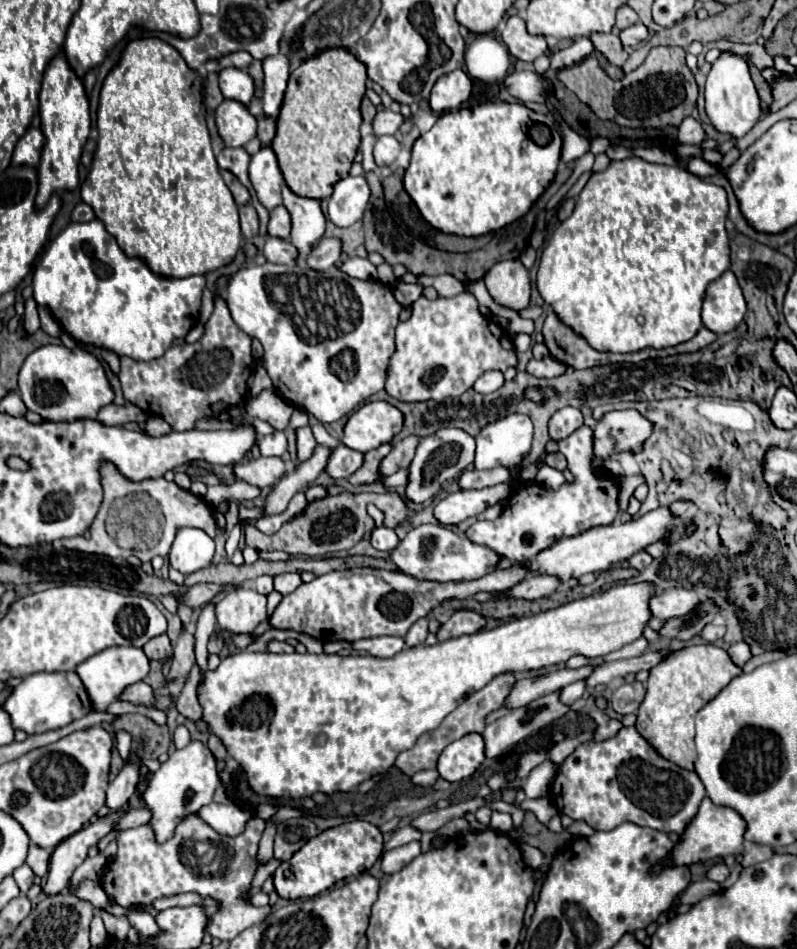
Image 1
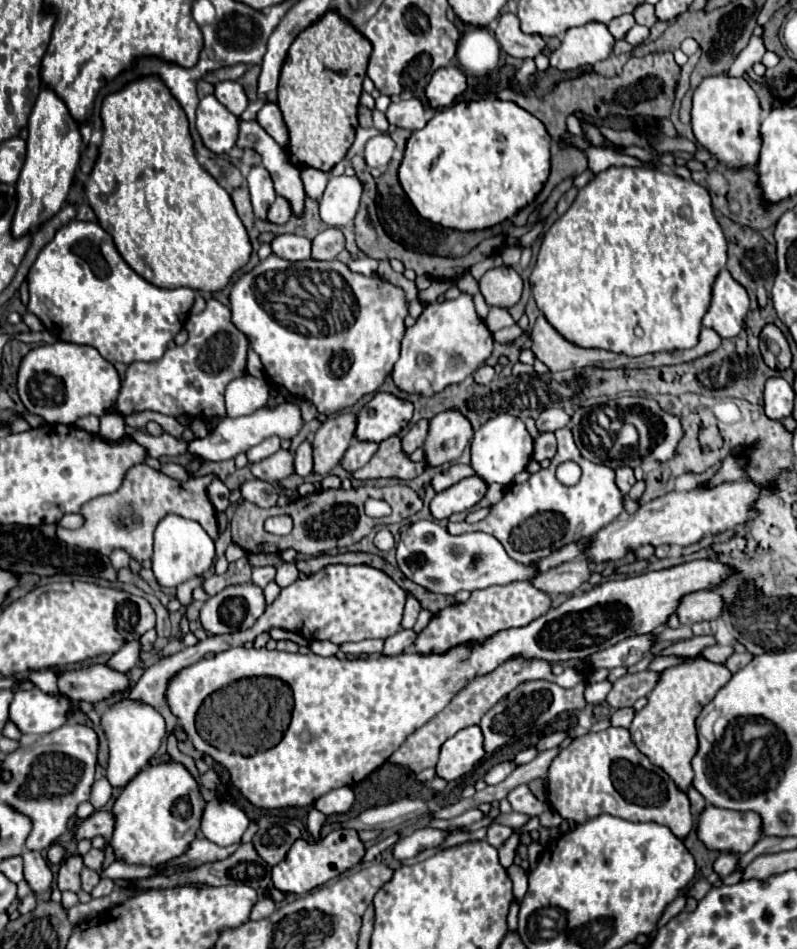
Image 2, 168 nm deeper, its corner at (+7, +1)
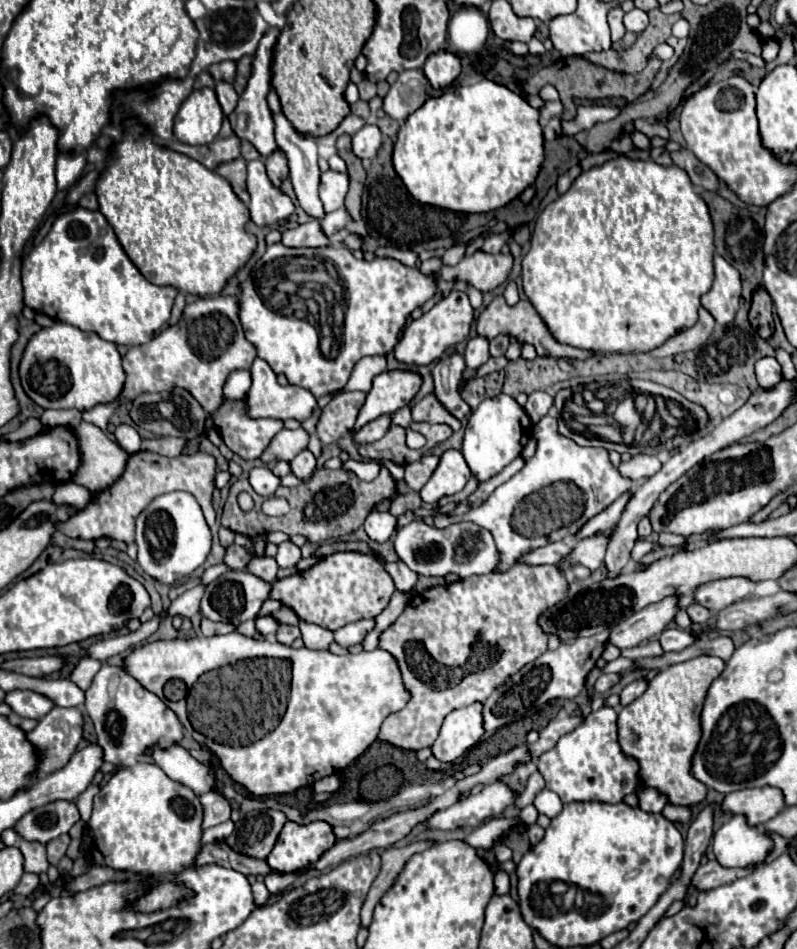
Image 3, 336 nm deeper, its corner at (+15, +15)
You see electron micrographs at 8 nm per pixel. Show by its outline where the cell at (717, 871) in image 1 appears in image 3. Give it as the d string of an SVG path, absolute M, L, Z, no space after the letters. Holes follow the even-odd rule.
M741 814L731 816L713 836L713 852L725 868L757 866L765 862L771 850L771 836L757 826L749 826Z

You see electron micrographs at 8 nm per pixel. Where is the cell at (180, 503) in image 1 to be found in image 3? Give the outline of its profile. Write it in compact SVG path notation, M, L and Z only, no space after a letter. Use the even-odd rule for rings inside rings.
M135 452L129 456L127 468L123 476L109 488L101 490L85 510L81 510L77 516L69 518L65 524L59 526L59 530L71 538L83 538L83 540L97 540L97 538L111 538L111 540L123 540L125 544L133 542L135 536L135 520L141 514L141 510L155 498L165 492L173 490L185 490L191 492L197 502L203 508L203 514L207 518L207 524L215 524L215 510L211 506L211 494L215 490L215 458L207 452L195 452L191 456L179 454L175 458L159 456L155 452Z

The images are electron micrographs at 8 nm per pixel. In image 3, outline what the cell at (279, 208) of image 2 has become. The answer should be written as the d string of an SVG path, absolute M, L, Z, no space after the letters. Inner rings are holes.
M275 150L273 154L269 154L265 158L265 166L267 166L267 176L273 184L281 186L281 182L289 176L289 168L287 168L287 156L283 154L283 150Z

